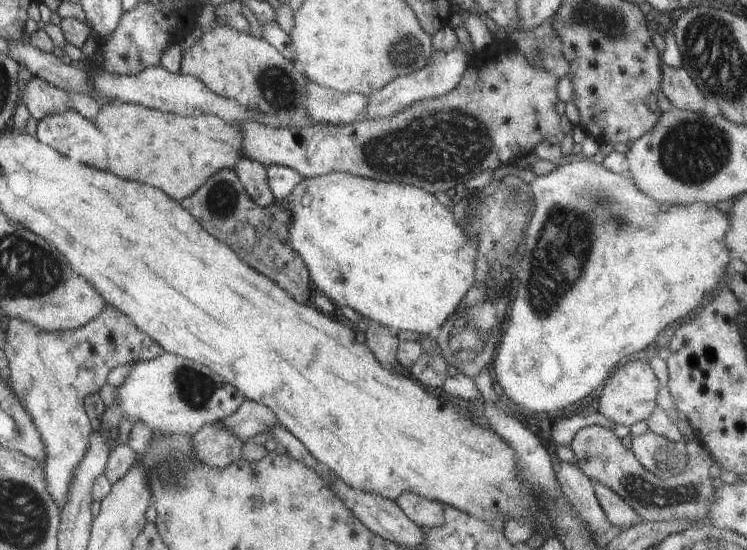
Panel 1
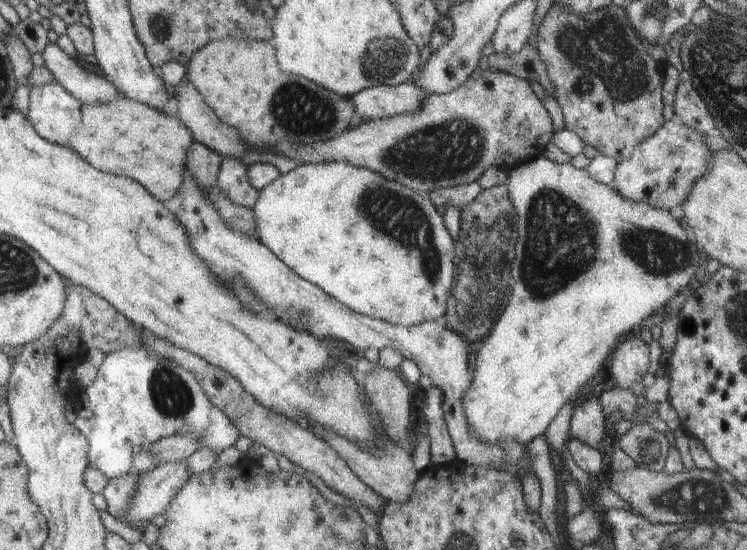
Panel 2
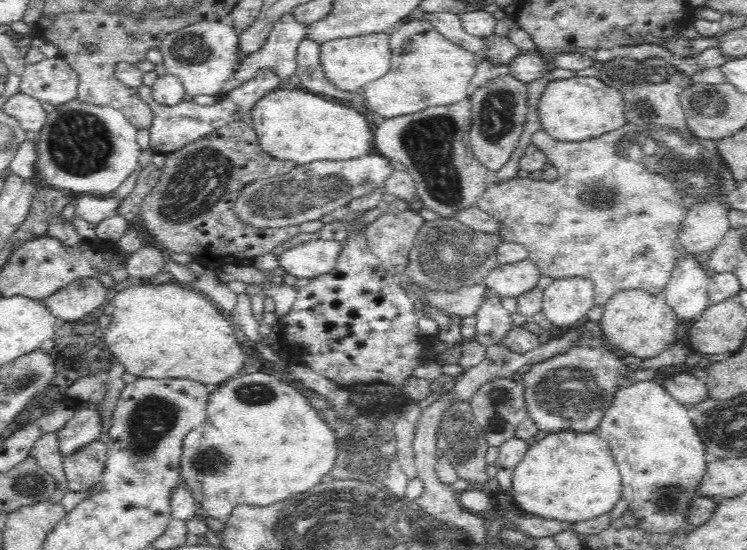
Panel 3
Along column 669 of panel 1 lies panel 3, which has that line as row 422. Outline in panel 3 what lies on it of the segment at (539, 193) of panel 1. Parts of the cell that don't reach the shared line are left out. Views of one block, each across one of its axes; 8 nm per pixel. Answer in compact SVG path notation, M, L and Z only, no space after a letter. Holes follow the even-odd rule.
M272 368L238 375L223 382L206 404L206 421L194 428L182 445L181 483L193 494L199 516L224 520L238 505L270 506L314 488L329 476L338 456L338 438L302 396L285 379L272 374Z

